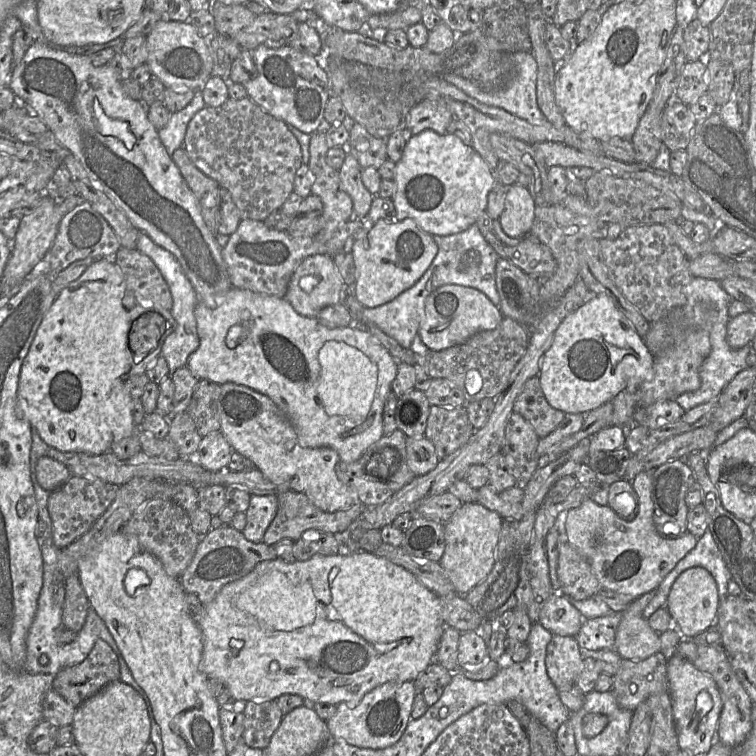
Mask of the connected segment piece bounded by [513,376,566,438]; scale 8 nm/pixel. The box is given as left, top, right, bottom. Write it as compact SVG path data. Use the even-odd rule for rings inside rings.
M539 376L526 381L514 402L513 410L531 424L539 438L553 432L566 414L549 405L540 386Z

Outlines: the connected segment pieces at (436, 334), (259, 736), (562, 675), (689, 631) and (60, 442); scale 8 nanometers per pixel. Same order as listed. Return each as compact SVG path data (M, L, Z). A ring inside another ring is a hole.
M448 284L426 298L418 335L430 351L441 351L462 344L479 332L495 329L503 318L501 310L484 293L475 288Z
M276 700L248 701L243 706L243 740L250 748L264 750L284 716Z
M554 635L547 646L546 669L557 690L576 685L583 670L584 653L572 636Z
M692 567L683 571L675 580L666 604L673 618L673 626L679 630L683 638L694 637L707 630L712 624L716 624L718 607L717 583L703 567Z
M102 258L100 260L95 260L77 280L72 282L56 296L53 304L43 317L36 331L28 354L22 363L18 385L18 399L31 427L34 427L37 430L41 439L51 448L64 452L80 452L87 455L100 455L110 451L114 442L136 434L138 428L140 428L139 425L134 423L132 417L133 398L129 393L127 381L128 372L126 372L126 364L129 362L129 350L127 346L129 310L122 302L125 292L126 281L113 259Z

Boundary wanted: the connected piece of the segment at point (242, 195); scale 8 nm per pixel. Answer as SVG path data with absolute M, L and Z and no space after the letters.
M248 96L242 99L229 97L218 107L205 106L190 120L183 146L192 162L207 176L227 189L239 210L241 219L265 221L294 191L294 179L303 163L300 143L288 125L266 111Z

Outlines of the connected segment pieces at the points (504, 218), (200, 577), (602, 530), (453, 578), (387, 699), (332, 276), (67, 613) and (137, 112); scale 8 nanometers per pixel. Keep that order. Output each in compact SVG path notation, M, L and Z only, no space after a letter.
M513 184L507 188L504 210L499 221L504 232L517 239L529 235L535 220L536 204L526 187Z
M229 524L213 526L201 537L195 555L180 576L180 582L186 593L198 597L203 605L209 604L228 583L233 582L253 570L260 562L277 558L273 545L247 540L242 531Z
M652 471L639 473L631 482L637 499L637 512L632 520L621 518L609 505L600 506L590 497L578 508L568 510L565 519L564 530L569 543L588 559L601 588L631 600L657 589L698 540L688 531L675 539L665 539L658 534L653 520Z
M474 502L463 503L444 523L445 550L439 562L457 594L465 596L491 572L496 561L503 521L504 519L497 512Z
M413 681L384 683L366 693L354 708L345 703L337 704L335 715L325 721L331 740L343 739L352 746L371 749L384 749L395 744L411 719L413 701L418 692Z
M315 254L302 260L295 269L290 278L285 298L300 315L316 317L325 307L344 301L345 287L332 256Z
M77 574L65 579L65 600L62 611L62 624L78 633L86 620L90 608L88 597Z
M36 40L27 49L22 60L13 67L8 87L14 92L18 101L21 101L26 107L30 108L34 115L39 117L46 124L48 130L53 133L57 141L75 156L86 171L93 185L107 195L114 205L125 214L133 226L140 232L147 234L157 245L170 251L177 258L190 280L199 301L211 309L219 306L223 301L223 297L233 287L222 256L222 247L217 242L216 235L213 234L206 225L193 192L183 178L178 166L167 153L167 150L159 138L158 130L149 121L145 105L139 100L130 98L125 93L122 88L121 80L114 69L109 65L95 66L89 56L77 54L72 49L59 48L44 40Z

